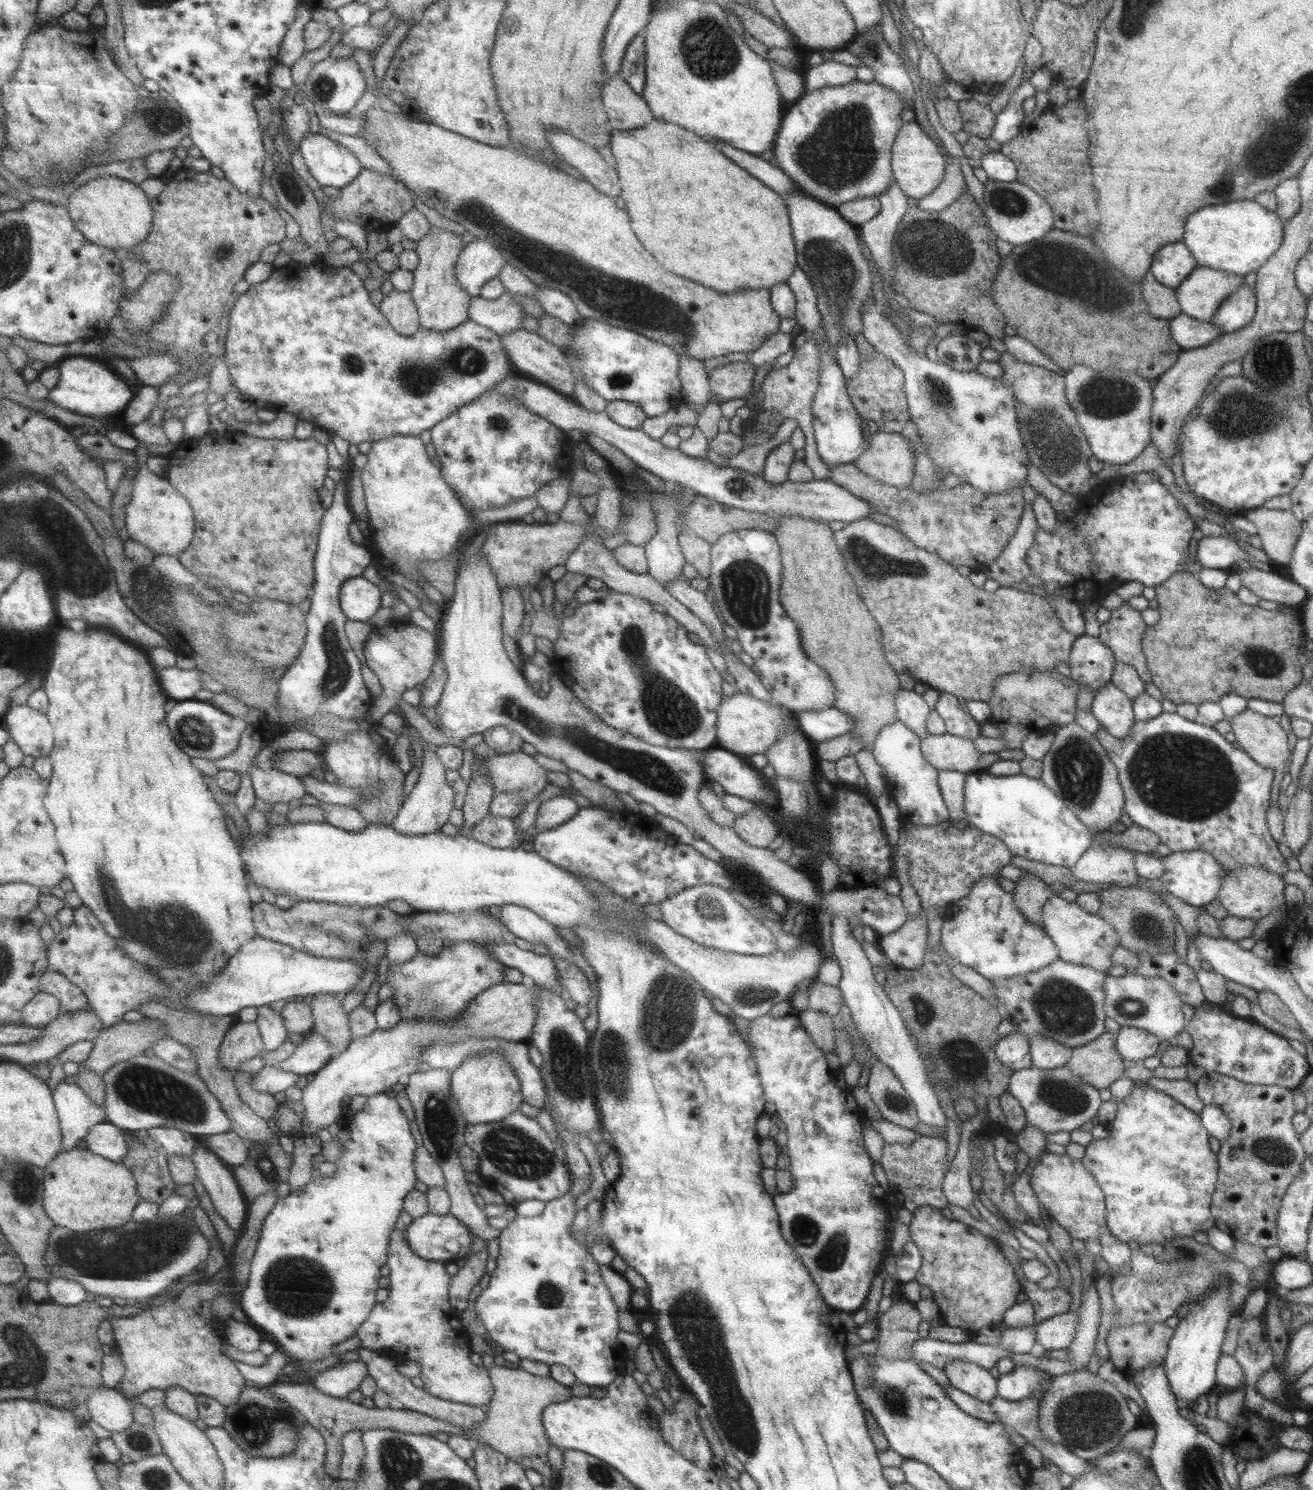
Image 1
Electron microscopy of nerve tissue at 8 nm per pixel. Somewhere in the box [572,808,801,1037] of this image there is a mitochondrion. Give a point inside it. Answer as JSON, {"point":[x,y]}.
{"point":[715,910]}

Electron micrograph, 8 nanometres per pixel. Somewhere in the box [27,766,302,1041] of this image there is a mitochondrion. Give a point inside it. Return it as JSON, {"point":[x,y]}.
{"point":[187,934]}

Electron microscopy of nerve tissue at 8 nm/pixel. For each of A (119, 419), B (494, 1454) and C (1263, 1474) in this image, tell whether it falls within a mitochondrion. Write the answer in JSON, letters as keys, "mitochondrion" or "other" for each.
{"A":"other","B":"other","C":"other"}

